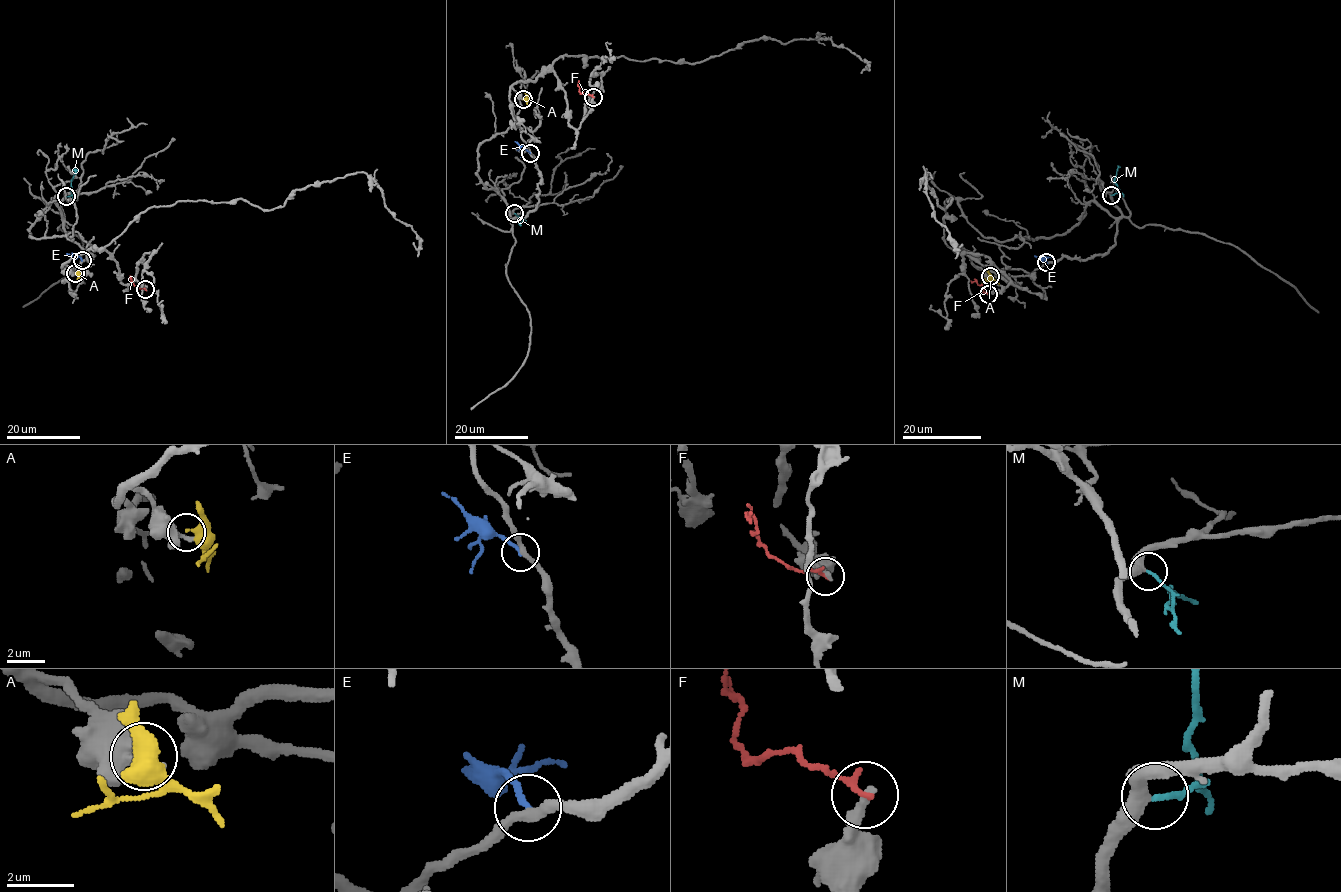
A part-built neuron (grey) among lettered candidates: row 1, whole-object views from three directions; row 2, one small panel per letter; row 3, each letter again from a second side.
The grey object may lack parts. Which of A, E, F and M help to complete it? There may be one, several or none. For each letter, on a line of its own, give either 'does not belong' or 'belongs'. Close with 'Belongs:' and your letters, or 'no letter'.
A: does not belong
E: does not belong
F: does not belong
M: belongs
Belongs: M

